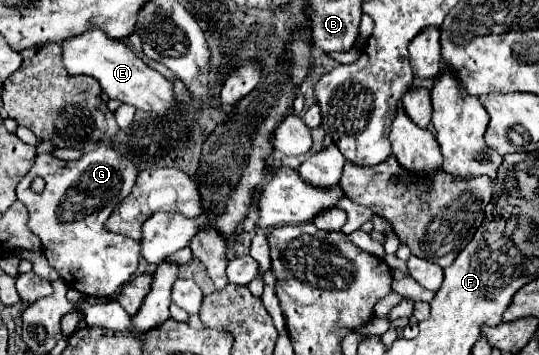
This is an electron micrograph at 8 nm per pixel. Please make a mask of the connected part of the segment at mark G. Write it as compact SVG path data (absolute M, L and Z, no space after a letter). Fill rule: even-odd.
M100 146L94 152L88 152L72 162L52 158L50 154L38 154L30 172L20 180L16 192L18 200L28 208L28 228L42 240L42 254L68 284L68 288L74 288L84 296L94 298L114 296L136 272L140 260L140 242L122 242L122 236L106 230L106 220L110 218L114 208L132 192L136 184L136 174L138 168L130 160L118 156L116 150L112 150L110 146ZM36 176L46 180L46 188L42 194L34 194L30 190L30 182Z

